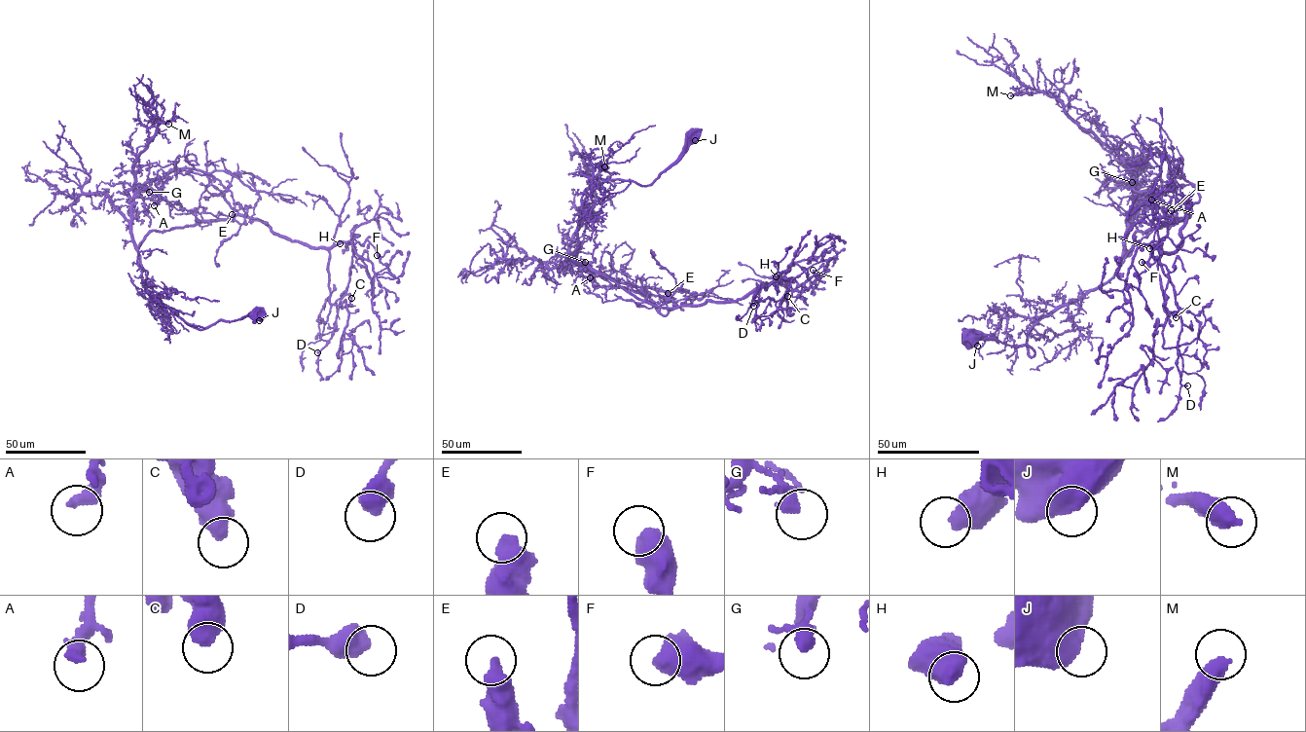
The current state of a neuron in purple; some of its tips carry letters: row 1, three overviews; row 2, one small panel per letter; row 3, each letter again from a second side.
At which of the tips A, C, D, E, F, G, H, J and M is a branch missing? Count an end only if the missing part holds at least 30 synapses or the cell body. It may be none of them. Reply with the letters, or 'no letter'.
M

